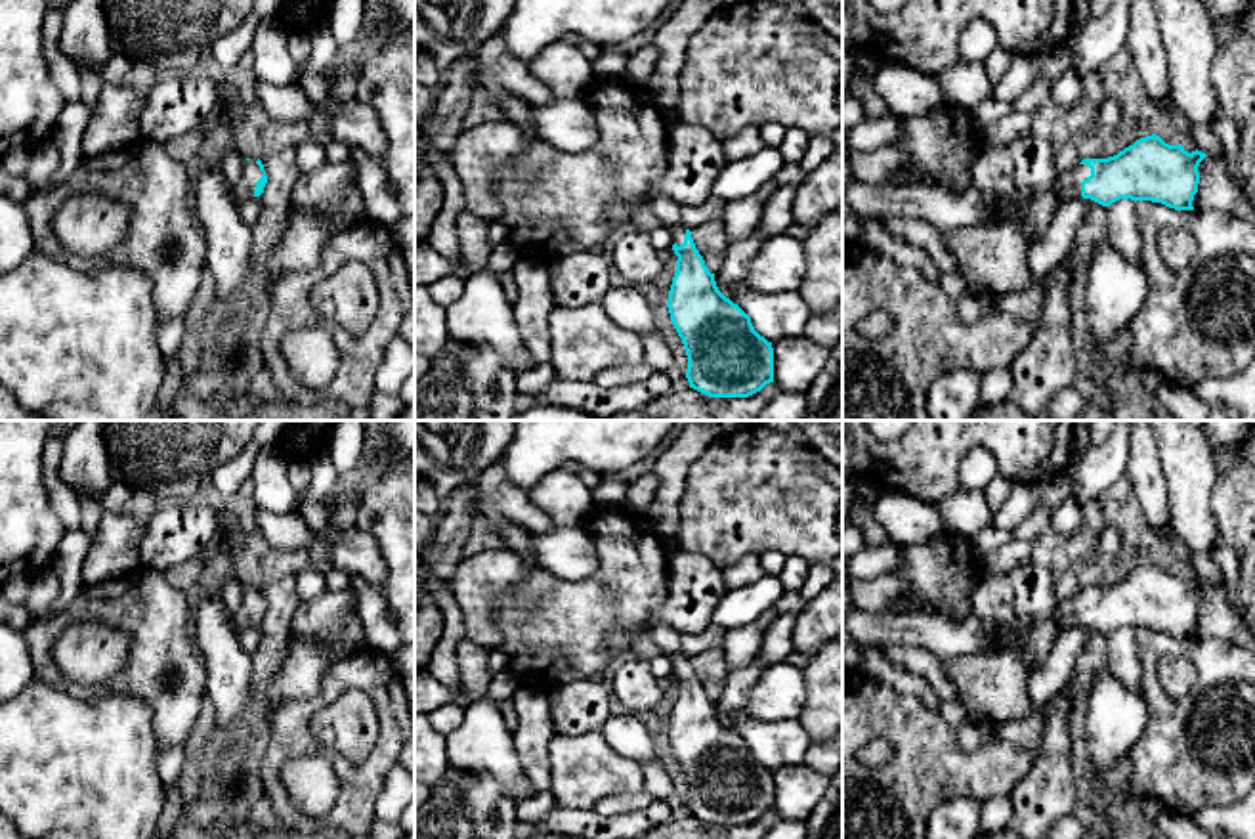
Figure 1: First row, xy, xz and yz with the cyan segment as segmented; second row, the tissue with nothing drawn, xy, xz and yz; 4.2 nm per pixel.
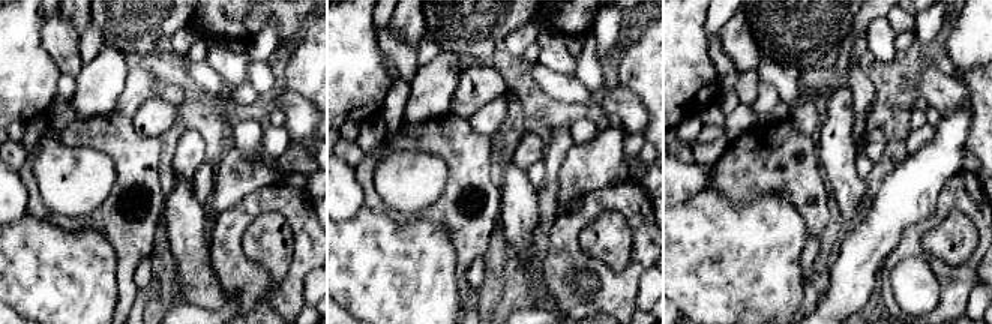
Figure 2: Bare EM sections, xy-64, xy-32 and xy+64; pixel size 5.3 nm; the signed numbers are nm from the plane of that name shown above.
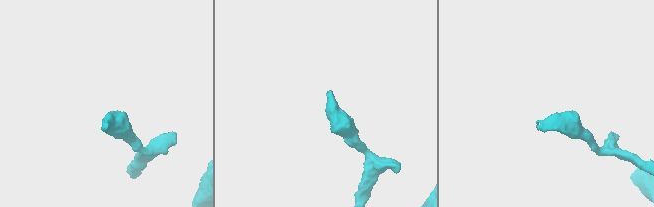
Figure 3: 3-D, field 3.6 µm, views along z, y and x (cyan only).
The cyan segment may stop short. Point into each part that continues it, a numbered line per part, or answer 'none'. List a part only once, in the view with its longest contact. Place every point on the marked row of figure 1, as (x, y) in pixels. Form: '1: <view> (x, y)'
1: yz (1066, 186)

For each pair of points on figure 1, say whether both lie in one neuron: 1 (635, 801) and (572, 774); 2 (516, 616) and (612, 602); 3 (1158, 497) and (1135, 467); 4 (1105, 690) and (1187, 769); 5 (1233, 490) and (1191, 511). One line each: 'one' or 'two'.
1: two
2: one
3: one
4: two
5: two

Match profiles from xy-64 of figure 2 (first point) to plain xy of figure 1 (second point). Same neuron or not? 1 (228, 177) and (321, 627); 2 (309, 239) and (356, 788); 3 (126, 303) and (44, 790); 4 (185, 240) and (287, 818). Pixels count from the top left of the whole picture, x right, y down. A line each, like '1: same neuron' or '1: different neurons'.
1: same neuron
2: same neuron
3: different neurons
4: different neurons

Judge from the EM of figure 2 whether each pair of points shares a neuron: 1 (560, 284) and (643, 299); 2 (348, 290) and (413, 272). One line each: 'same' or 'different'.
1: different
2: same

